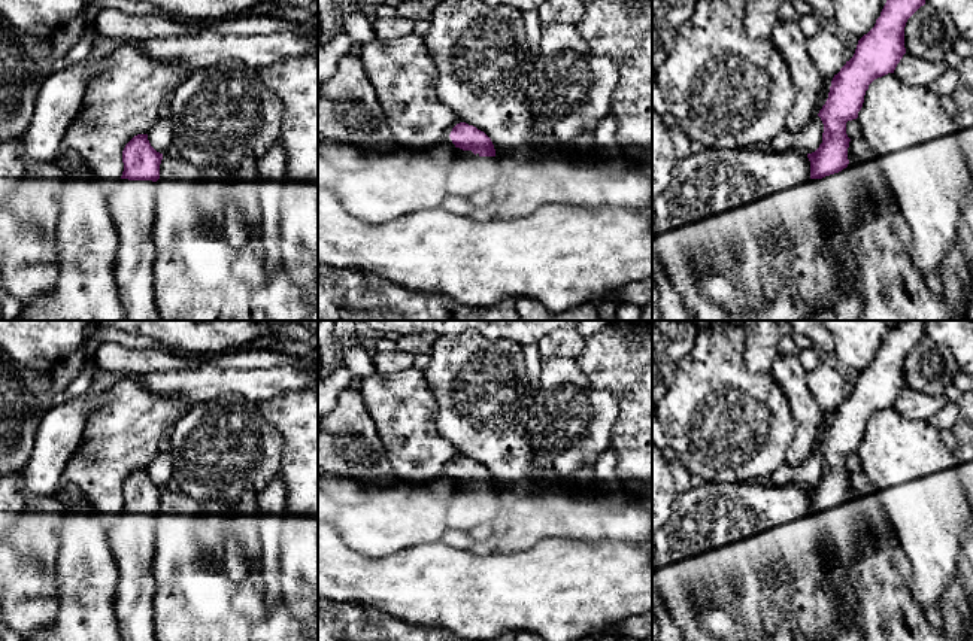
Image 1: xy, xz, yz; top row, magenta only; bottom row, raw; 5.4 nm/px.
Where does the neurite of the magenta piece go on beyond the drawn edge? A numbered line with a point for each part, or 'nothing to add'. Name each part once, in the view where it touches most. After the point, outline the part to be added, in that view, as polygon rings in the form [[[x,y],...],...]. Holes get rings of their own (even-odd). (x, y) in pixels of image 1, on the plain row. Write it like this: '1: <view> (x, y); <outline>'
1: xy (132, 538); [[[119,513],[107,531],[118,566],[116,625],[122,641],[157,641],[154,628],[155,516]]]

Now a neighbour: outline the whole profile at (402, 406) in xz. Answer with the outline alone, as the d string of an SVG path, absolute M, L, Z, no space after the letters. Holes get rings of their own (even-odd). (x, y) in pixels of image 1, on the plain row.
M412 367L392 374L375 371L363 379L360 392L387 450L392 473L400 481L427 483L449 471L455 446L443 438L437 429L439 407L425 380L424 370Z

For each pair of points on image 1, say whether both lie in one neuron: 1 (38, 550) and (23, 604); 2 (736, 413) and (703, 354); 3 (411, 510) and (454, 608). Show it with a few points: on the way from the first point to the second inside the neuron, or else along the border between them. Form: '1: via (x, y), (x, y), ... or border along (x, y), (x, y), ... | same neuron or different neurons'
1: via (24, 564), (24, 591) | same neuron
2: via (721, 398), (712, 389), (712, 368) | same neuron
3: border along (440, 538), (400, 549), (393, 555) | different neurons

